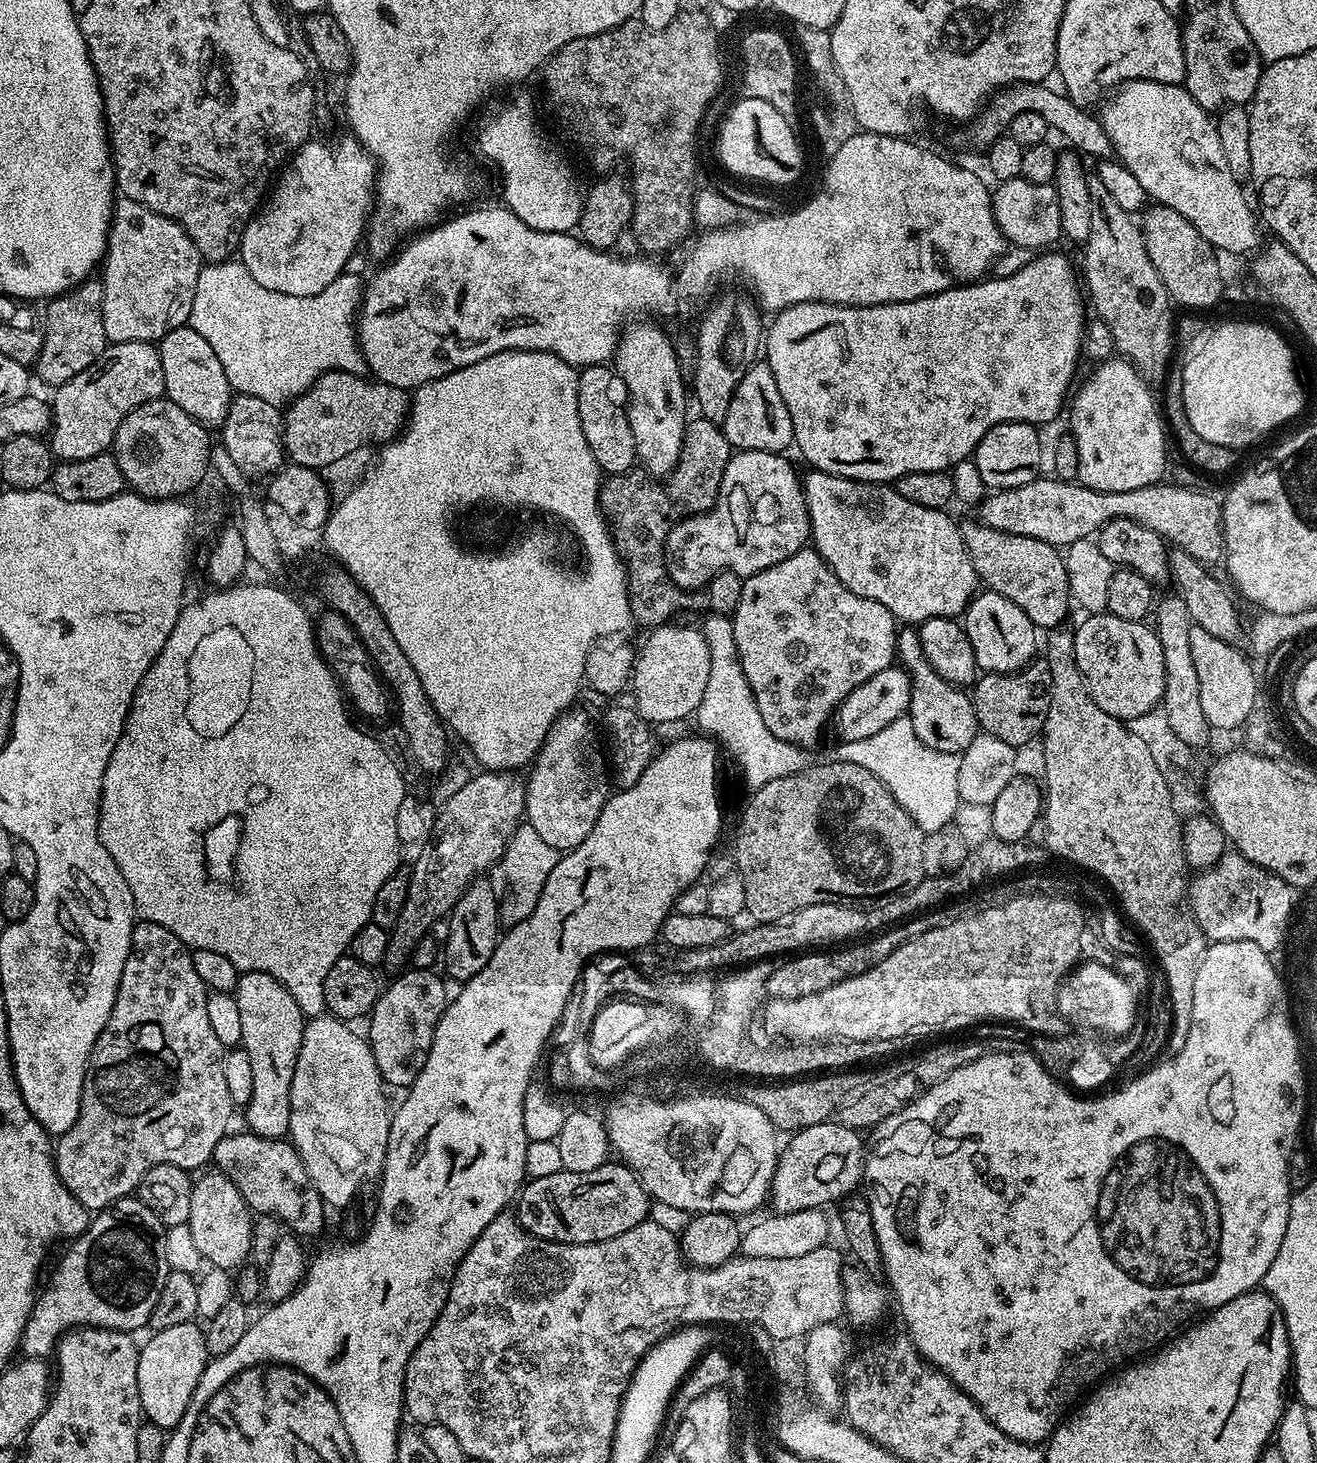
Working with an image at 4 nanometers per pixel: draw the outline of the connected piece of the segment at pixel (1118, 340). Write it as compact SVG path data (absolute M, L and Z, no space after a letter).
M1095 174L1089 175L1088 178L1088 193L1090 194L1090 238L1086 241L1086 243L1083 244L1082 246L1082 252L1084 252L1084 272L1082 268L1082 284L1083 287L1086 289L1086 296L1087 299L1090 301L1092 299L1092 304L1094 307L1096 307L1096 313L1095 315L1100 319L1102 322L1106 322L1106 326L1110 326L1110 338L1114 338L1114 349L1123 359L1129 360L1129 362L1135 366L1137 370L1139 370L1140 375L1144 377L1145 380L1149 382L1155 382L1155 380L1160 380L1163 381L1165 379L1166 373L1169 371L1170 365L1168 365L1168 360L1169 364L1170 361L1173 359L1174 356L1174 317L1172 318L1172 311L1174 311L1174 305L1171 300L1168 299L1168 291L1166 290L1166 286L1162 286L1162 278L1159 277L1158 270L1154 268L1154 263L1150 260L1150 255L1148 255L1147 250L1146 250L1146 242L1144 241L1144 233L1142 231L1141 225L1139 223L1136 224L1134 221L1134 216L1133 213L1127 212L1126 210L1122 210L1122 206L1118 206L1118 201L1113 198L1110 193L1107 192L1105 184L1102 182L1102 178L1098 178Z

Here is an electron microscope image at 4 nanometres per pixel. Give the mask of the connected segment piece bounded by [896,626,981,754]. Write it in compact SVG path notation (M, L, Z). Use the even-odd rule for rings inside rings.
M904 626L896 633L896 655L899 663L912 677L912 697L907 715L912 720L914 734L930 746L930 750L962 754L981 733L980 723L974 714L971 695L963 687L946 682L926 662L922 654L920 633L915 627Z

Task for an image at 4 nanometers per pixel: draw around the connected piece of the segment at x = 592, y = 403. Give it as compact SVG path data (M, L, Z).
M592 364L579 369L578 378L578 422L582 422L582 434L590 445L590 454L598 462L601 473L624 474L637 463L634 434L628 421L628 391L626 382L615 367L608 364Z

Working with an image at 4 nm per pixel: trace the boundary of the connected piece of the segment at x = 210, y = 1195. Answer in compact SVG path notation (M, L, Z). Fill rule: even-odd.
M219 1170L205 1171L201 1180L197 1179L192 1186L190 1194L190 1218L186 1225L188 1236L192 1239L192 1244L196 1247L196 1252L213 1268L226 1268L236 1270L249 1259L249 1252L252 1244L252 1223L253 1217L250 1215L248 1203L238 1194L234 1182Z

